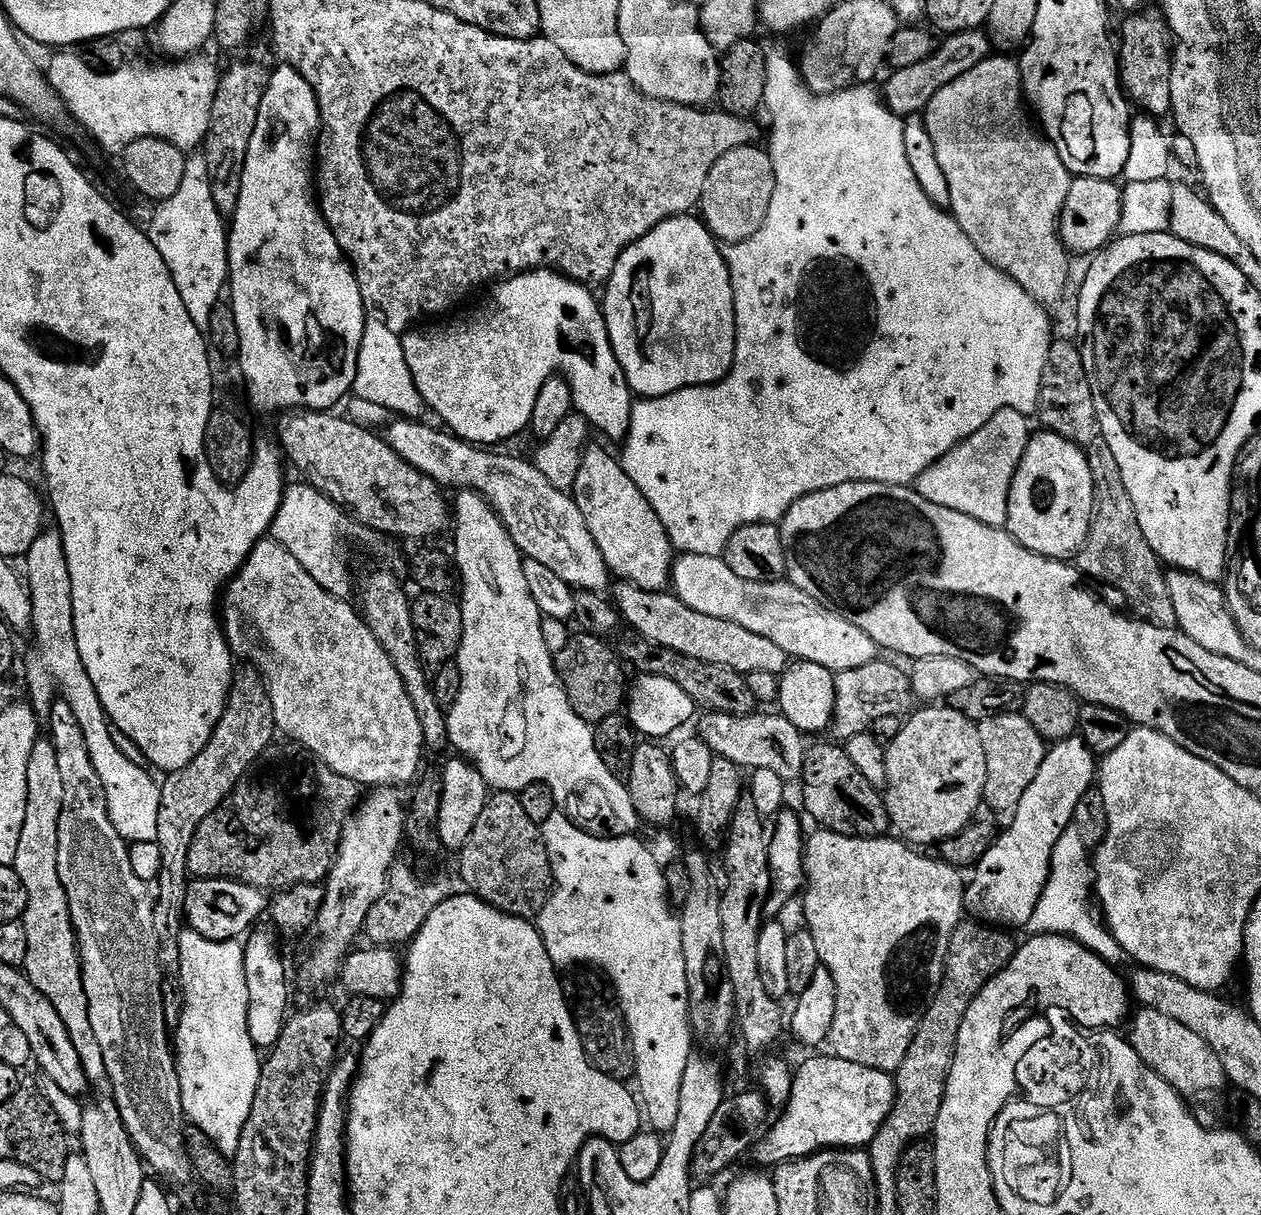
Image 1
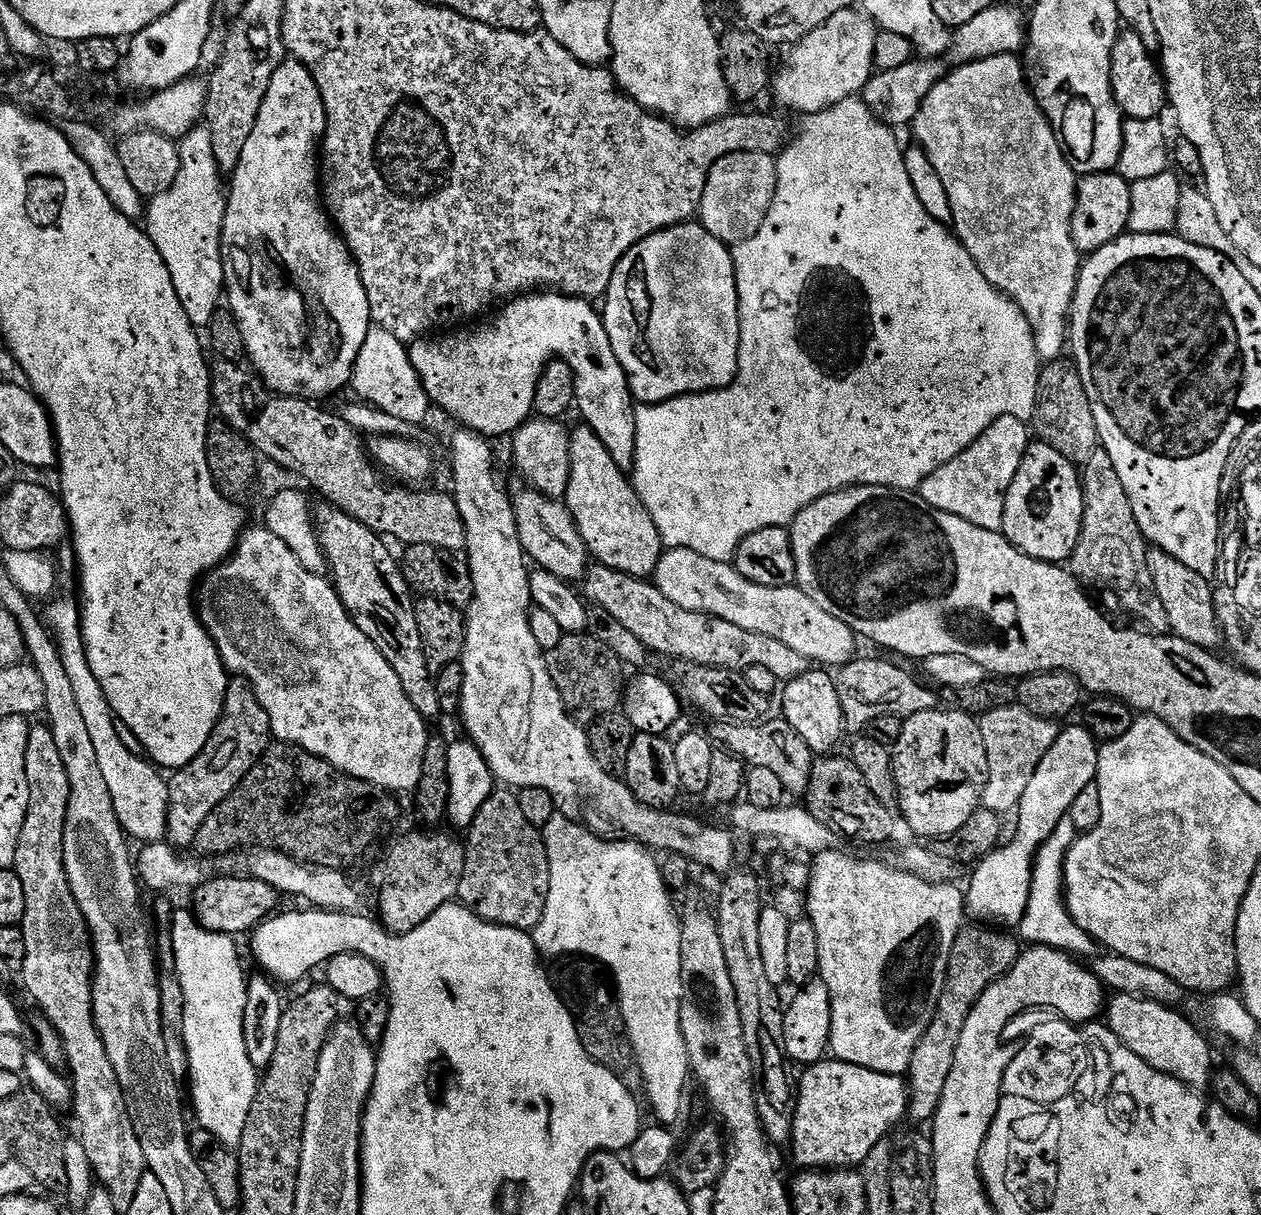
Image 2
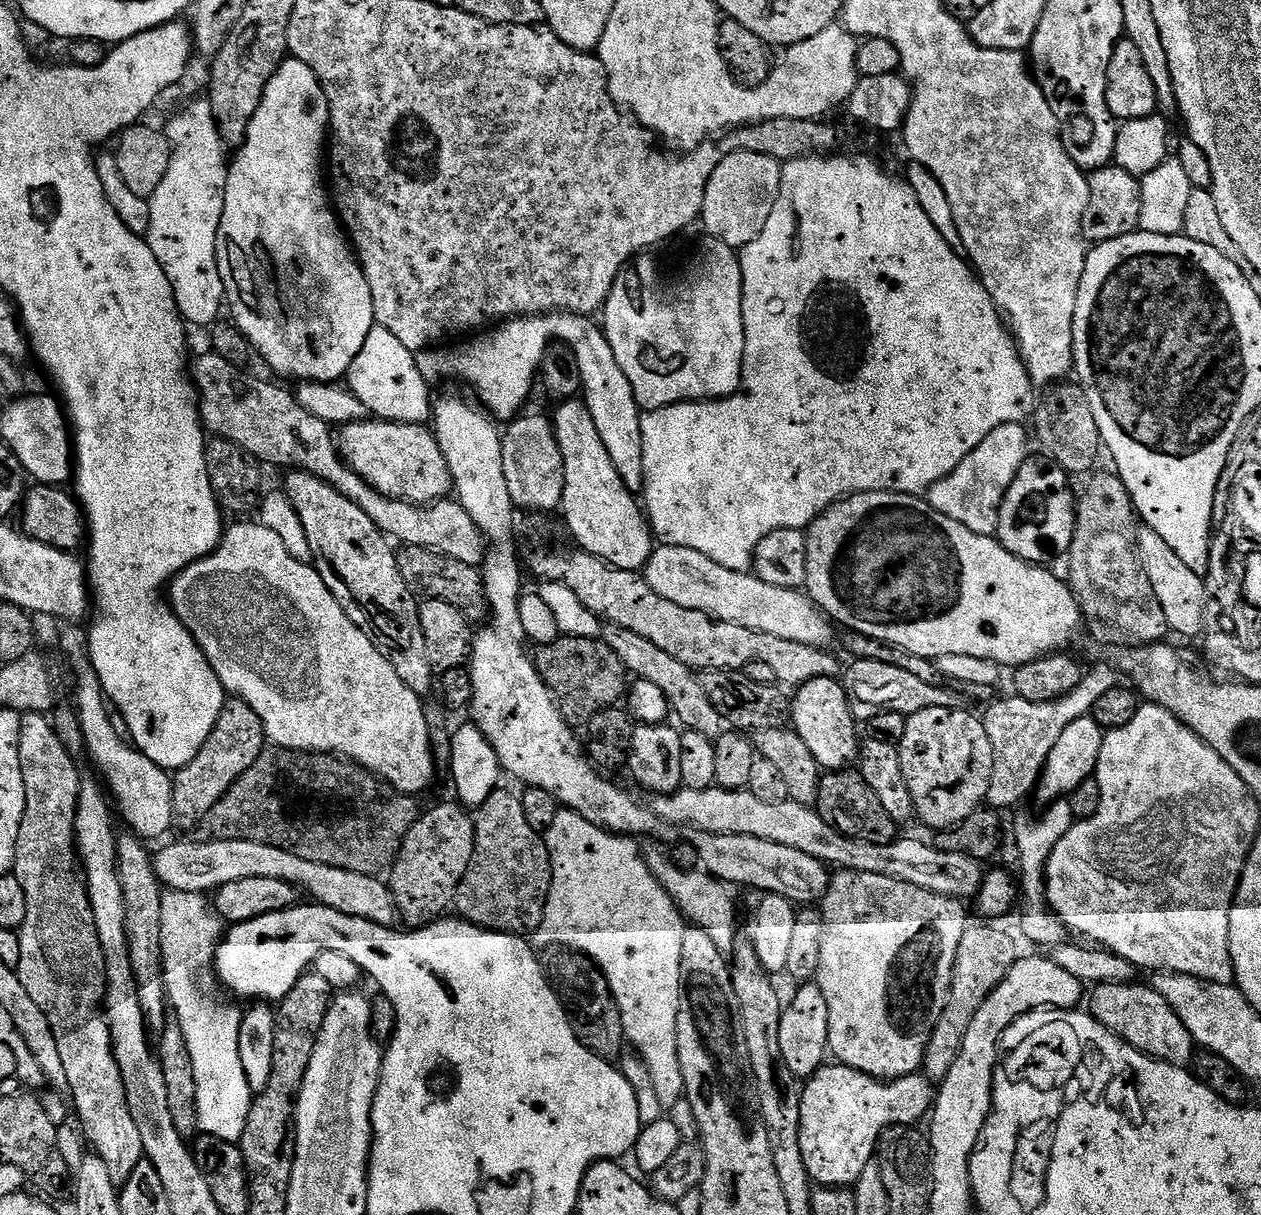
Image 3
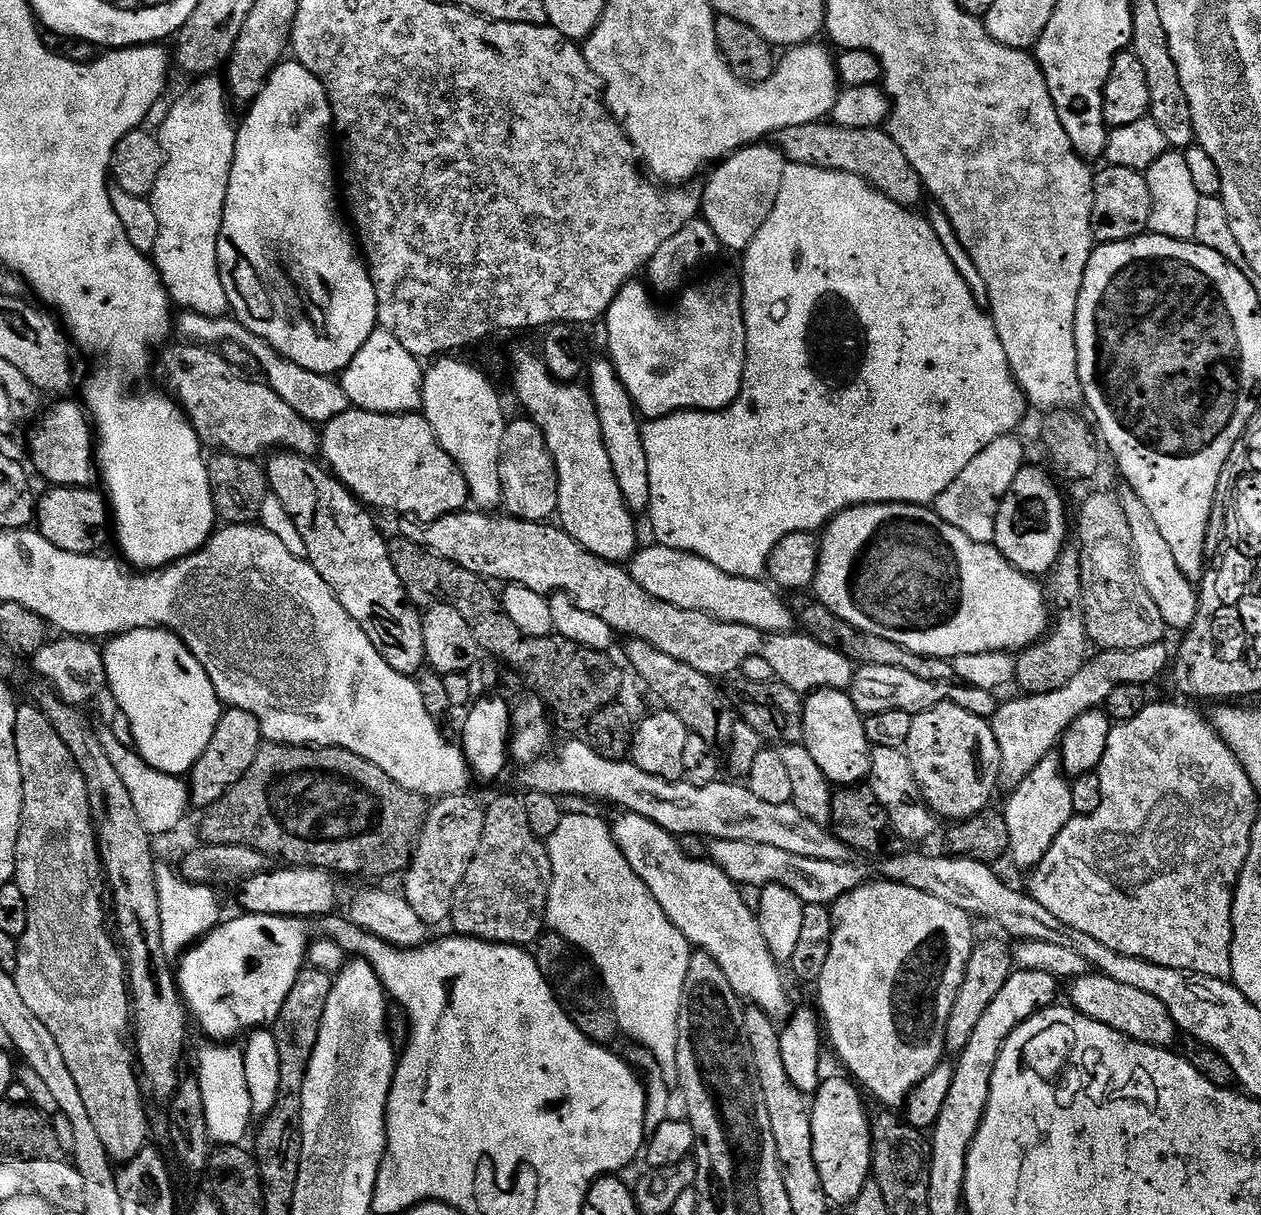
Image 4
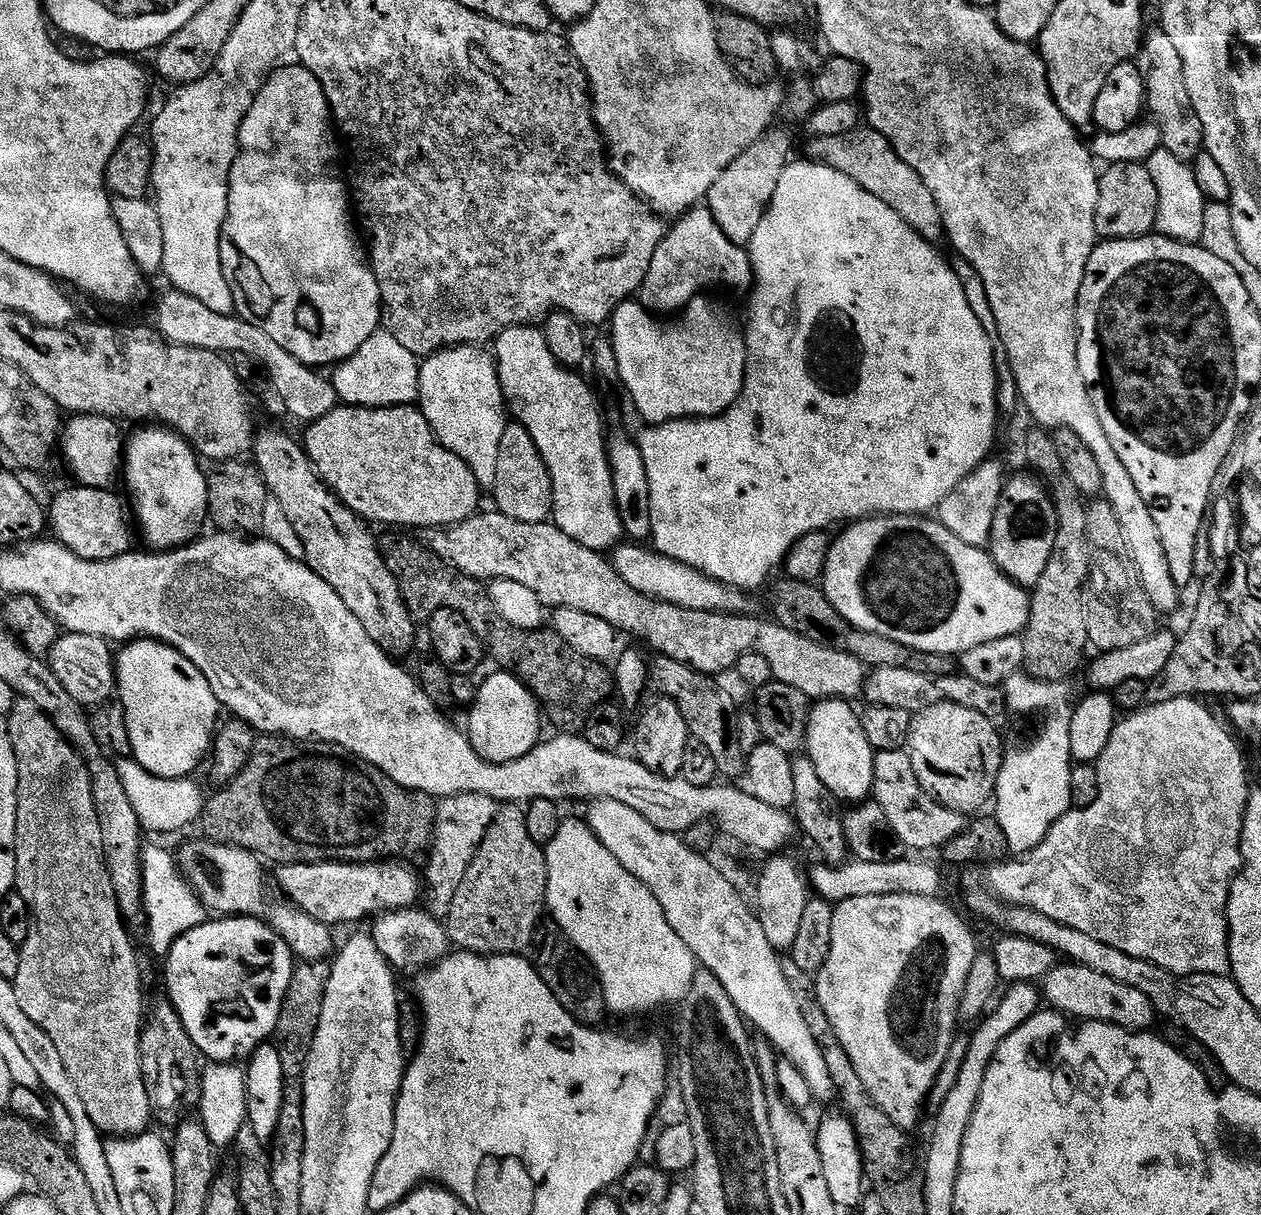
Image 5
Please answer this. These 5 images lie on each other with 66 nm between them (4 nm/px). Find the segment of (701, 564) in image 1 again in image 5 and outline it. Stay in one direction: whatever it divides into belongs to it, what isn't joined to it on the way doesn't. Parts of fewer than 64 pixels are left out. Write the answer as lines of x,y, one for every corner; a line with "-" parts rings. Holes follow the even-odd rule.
621,542
616,545
610,556
610,563
618,572
618,578
626,582
634,590
652,600
661,600
674,606
682,606
686,610
702,610
703,612
727,612
744,614
749,611
748,600
739,588
732,588
712,580
706,573
694,570
677,560
671,560
661,552
649,550
636,542

